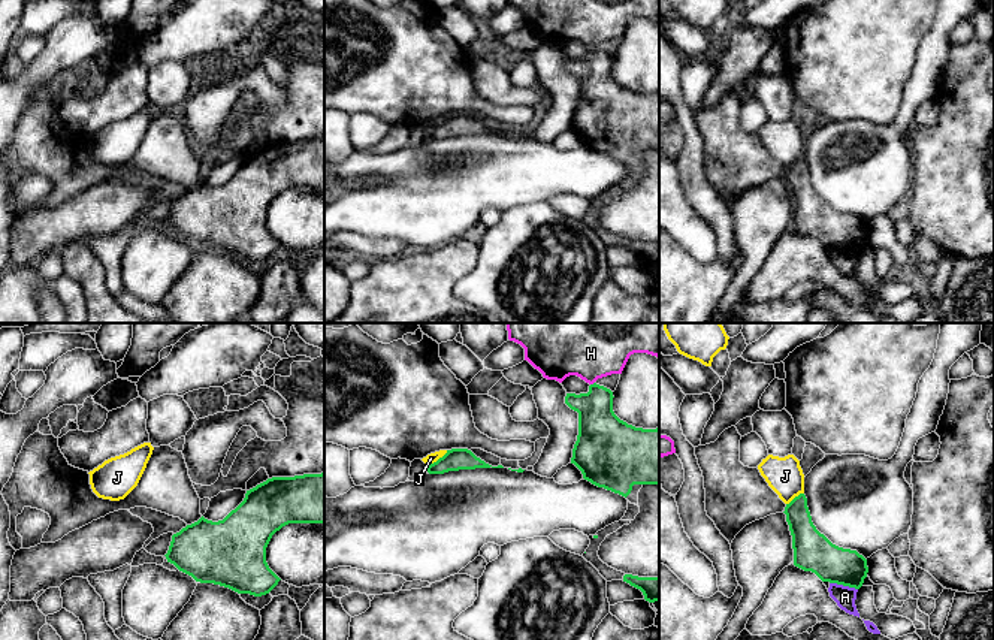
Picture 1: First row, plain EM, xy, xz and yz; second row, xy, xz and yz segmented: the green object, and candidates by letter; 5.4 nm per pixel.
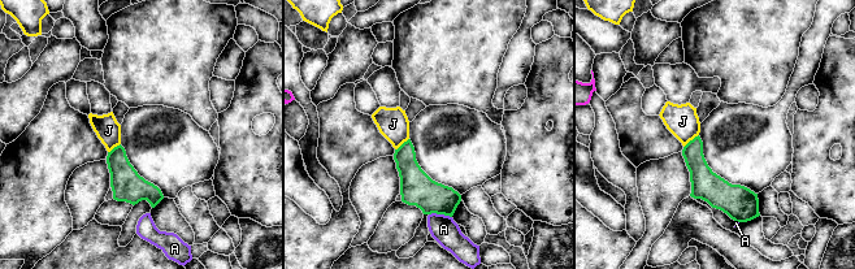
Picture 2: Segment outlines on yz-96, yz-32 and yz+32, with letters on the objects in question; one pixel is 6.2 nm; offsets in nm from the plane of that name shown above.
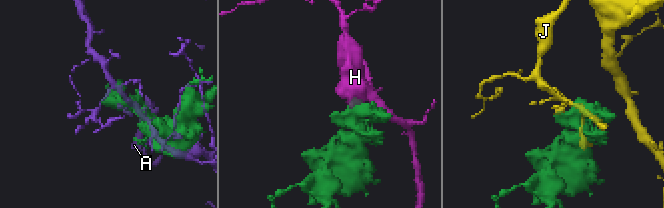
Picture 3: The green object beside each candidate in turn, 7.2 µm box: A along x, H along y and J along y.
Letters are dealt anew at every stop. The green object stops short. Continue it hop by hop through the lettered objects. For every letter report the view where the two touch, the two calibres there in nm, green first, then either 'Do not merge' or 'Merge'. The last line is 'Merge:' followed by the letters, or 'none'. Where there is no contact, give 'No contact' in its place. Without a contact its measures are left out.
A: Touches green in yz. Thickness 220 nm (green) against 120 nm. Do not merge
H: Touches green in xz. Thickness 220 nm (green) against 240 nm. Do not merge
J: Touches green in xz. Thickness 120 nm (green) against 50 nm. Do not merge
Merge: none

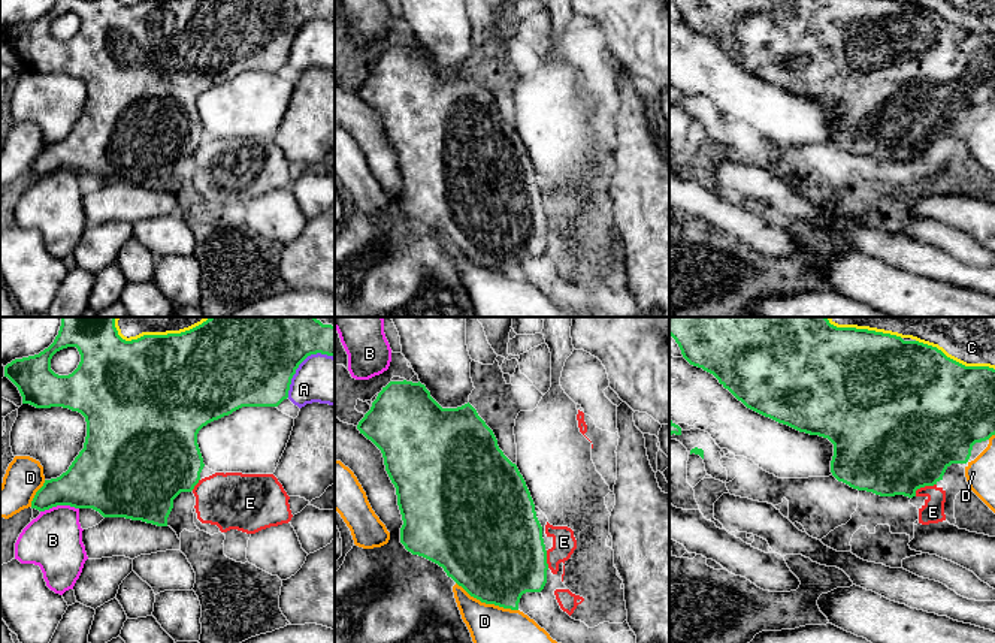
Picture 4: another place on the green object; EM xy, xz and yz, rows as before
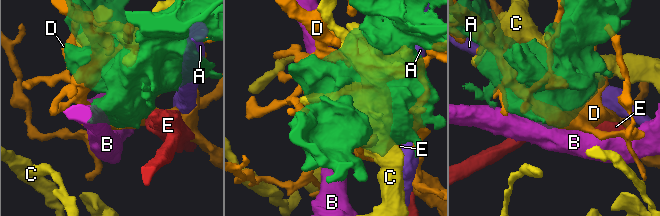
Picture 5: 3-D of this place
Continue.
A: Touches green in xy. Thickness 380 nm (green) against 260 nm. Do not merge
B: Touches green in xy. Thickness 320 nm (green) against 300 nm. Do not merge
C: Touches green in yz. Thickness 500 nm (green) against 180 nm. Do not merge
D: Touches green in xz. Thickness 480 nm (green) against 360 nm. Do not merge
E: Touches green in yz. Thickness 500 nm (green) against 120 nm. Merge
Merge: E

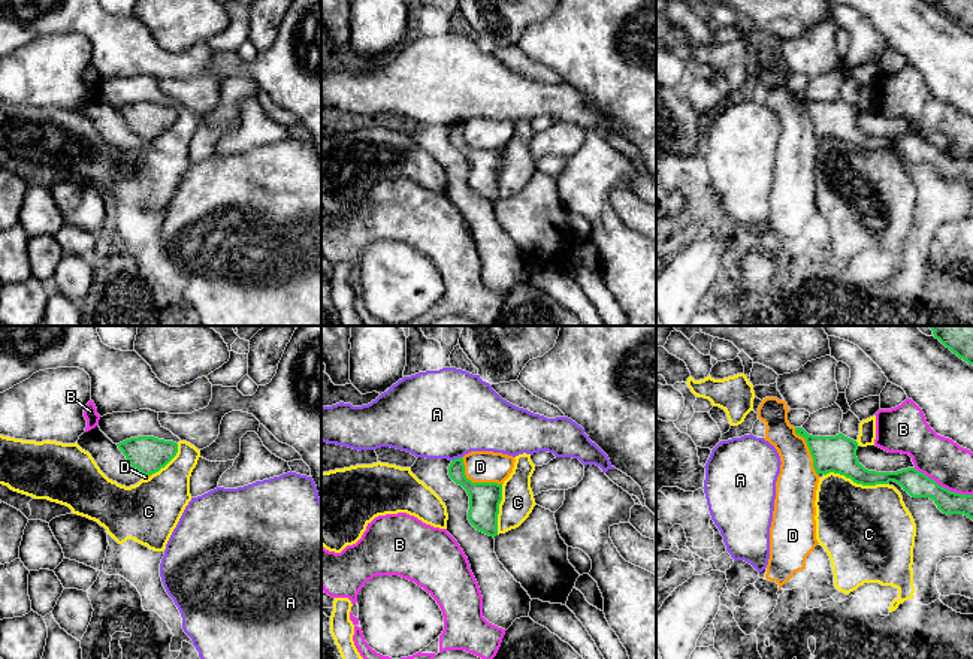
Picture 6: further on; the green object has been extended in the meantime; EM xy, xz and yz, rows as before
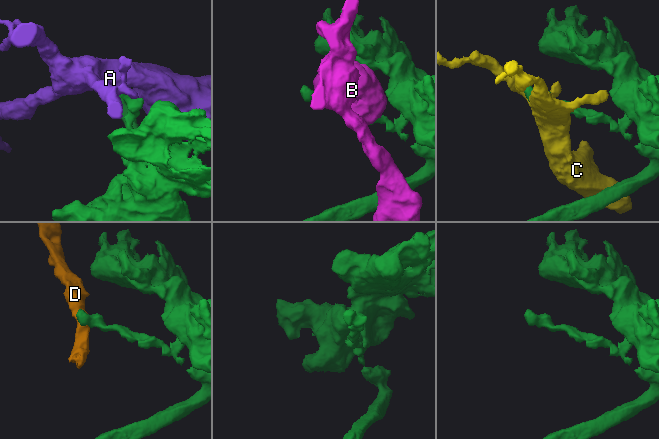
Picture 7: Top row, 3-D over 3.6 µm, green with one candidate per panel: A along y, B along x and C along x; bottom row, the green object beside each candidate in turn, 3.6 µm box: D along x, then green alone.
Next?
A: Touches green in xz. Thickness 160 nm (green) against 480 nm. Do not merge
B: Touches green in yz. Thickness 140 nm (green) against 240 nm. Do not merge
C: Touches green in yz. Thickness 200 nm (green) against 440 nm. Do not merge
D: Touches green in xz. Thickness 170 nm (green) against 180 nm. Do not merge
Merge: none

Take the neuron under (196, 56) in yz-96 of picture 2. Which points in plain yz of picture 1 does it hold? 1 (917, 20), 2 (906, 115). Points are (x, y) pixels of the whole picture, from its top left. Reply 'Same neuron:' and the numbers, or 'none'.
Same neuron: 1

